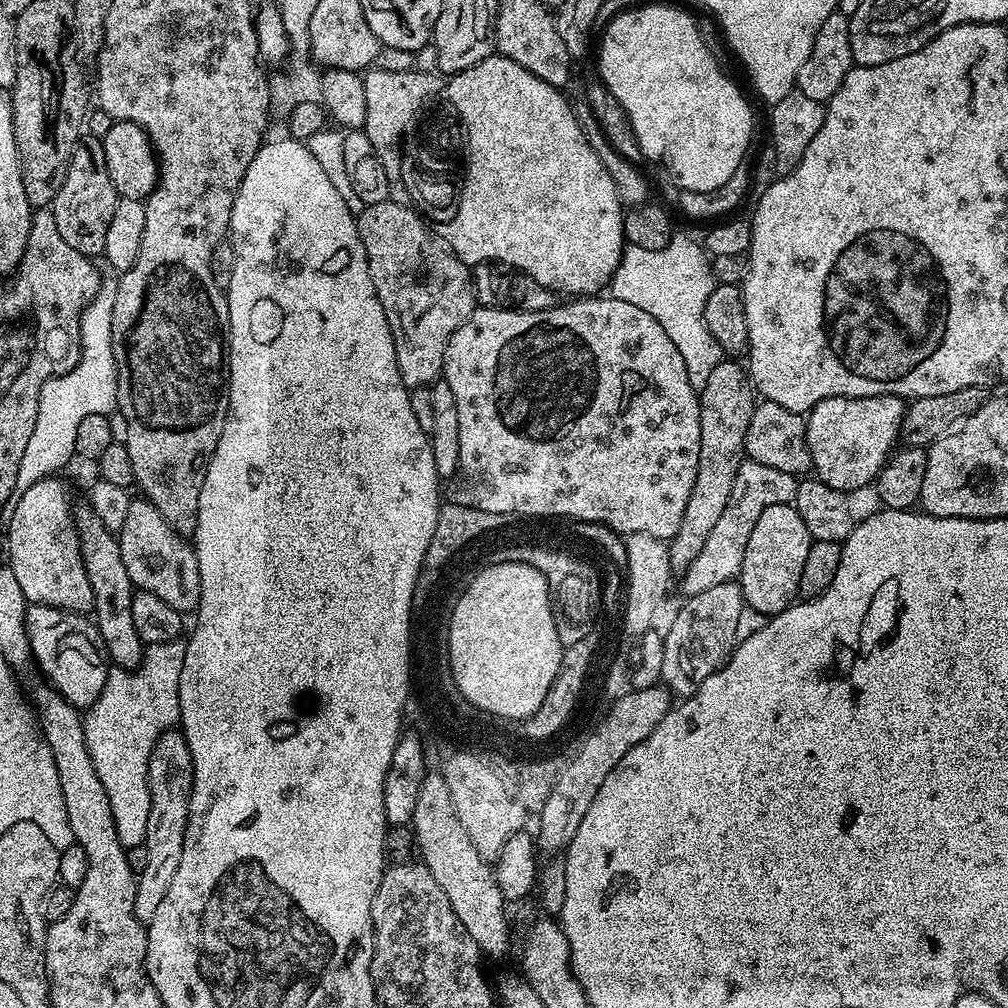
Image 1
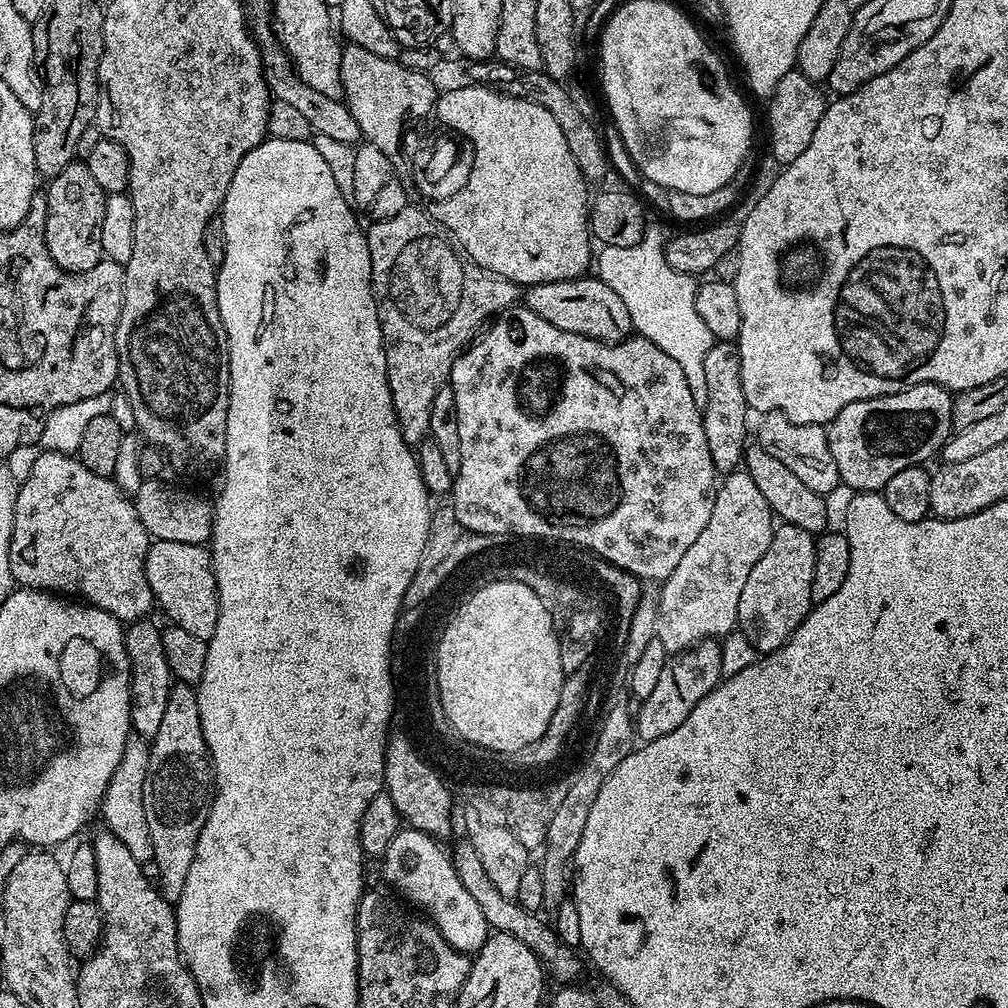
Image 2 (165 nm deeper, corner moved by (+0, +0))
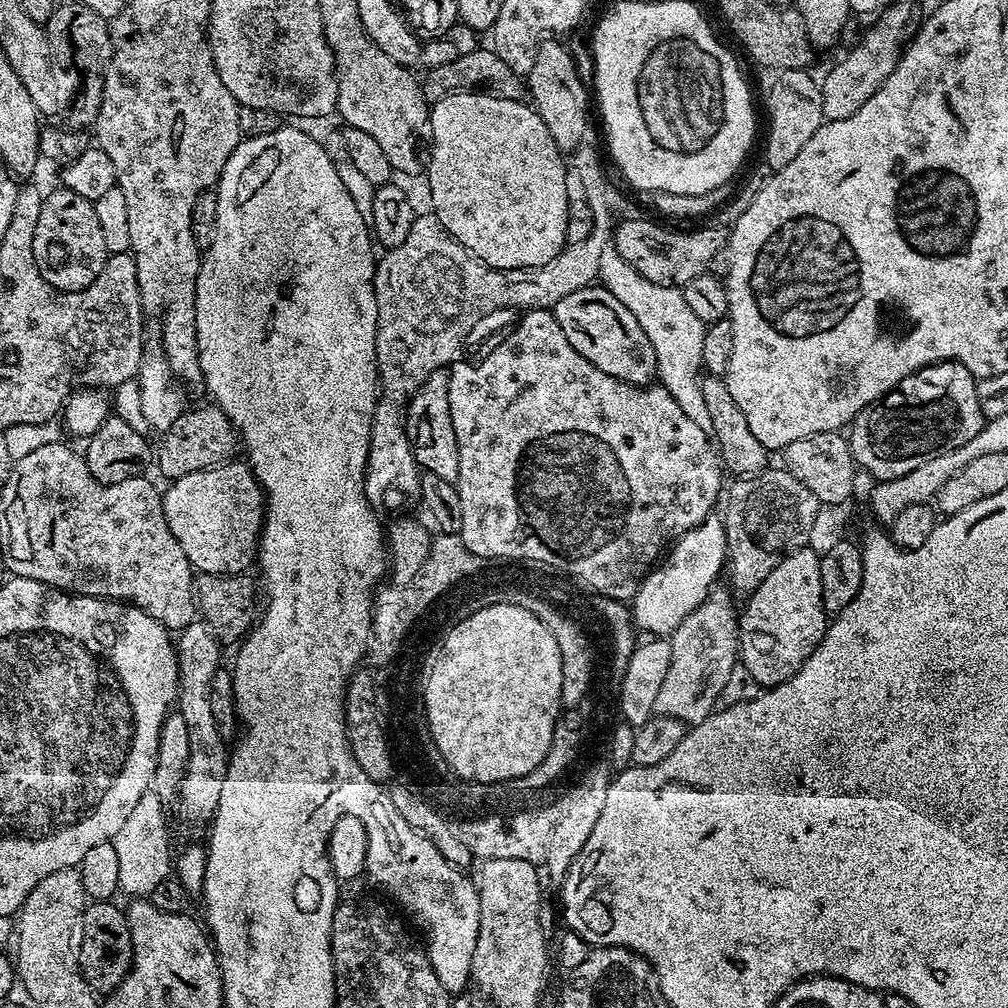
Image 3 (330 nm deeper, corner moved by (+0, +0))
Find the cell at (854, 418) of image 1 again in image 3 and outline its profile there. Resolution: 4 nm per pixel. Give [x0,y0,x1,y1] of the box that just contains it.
[846,360,986,481]

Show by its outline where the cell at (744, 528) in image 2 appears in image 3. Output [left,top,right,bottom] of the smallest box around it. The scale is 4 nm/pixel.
[654,587,740,726]

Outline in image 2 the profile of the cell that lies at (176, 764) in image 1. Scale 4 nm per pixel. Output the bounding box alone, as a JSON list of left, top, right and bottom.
[142,683,214,902]

